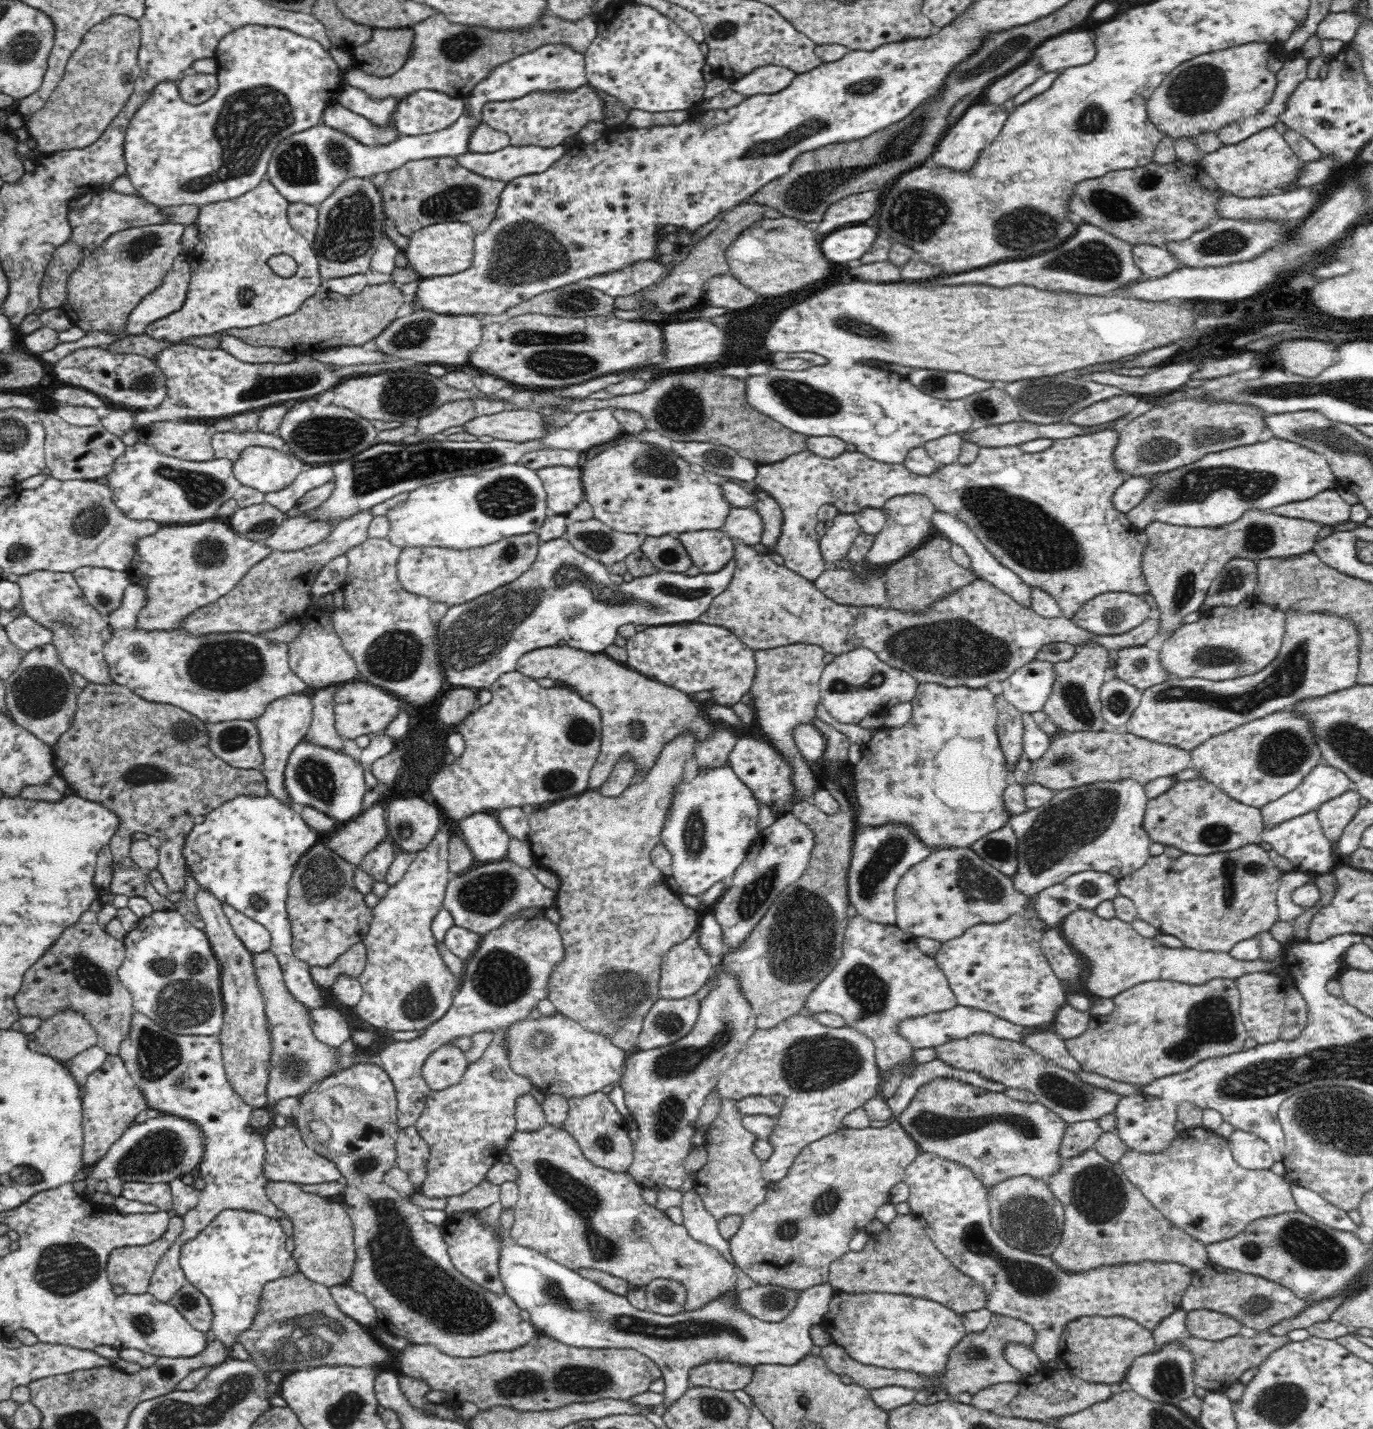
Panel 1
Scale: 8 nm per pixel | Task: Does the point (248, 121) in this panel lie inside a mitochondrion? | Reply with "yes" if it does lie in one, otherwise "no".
yes

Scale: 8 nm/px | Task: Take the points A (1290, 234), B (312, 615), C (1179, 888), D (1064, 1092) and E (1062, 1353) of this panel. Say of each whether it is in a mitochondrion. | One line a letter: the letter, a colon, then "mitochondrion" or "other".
A: other
B: other
C: other
D: mitochondrion
E: other

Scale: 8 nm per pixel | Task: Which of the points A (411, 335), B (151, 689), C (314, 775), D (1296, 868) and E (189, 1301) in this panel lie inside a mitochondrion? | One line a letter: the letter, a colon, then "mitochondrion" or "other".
A: mitochondrion
B: other
C: mitochondrion
D: other
E: mitochondrion

